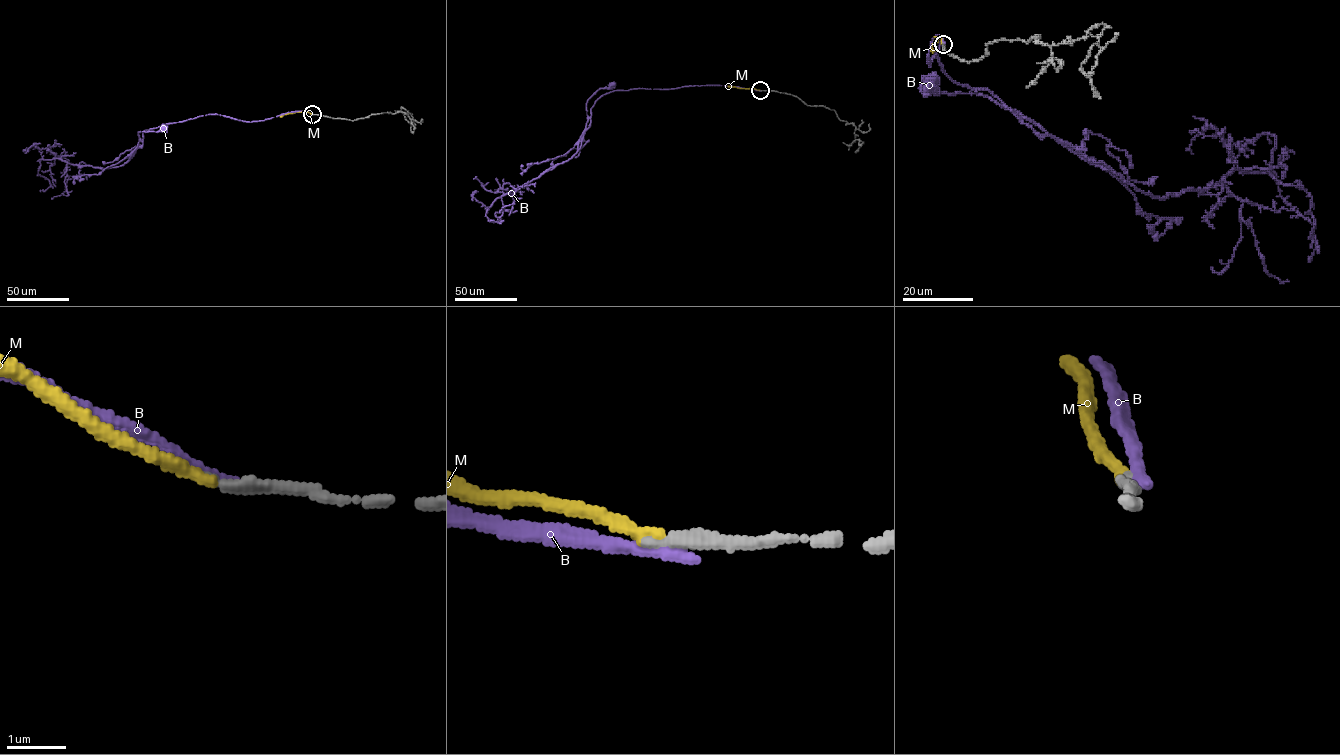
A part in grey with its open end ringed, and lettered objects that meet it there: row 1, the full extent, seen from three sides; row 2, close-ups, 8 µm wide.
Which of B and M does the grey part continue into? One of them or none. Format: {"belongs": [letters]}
{"belongs": ["M"]}

